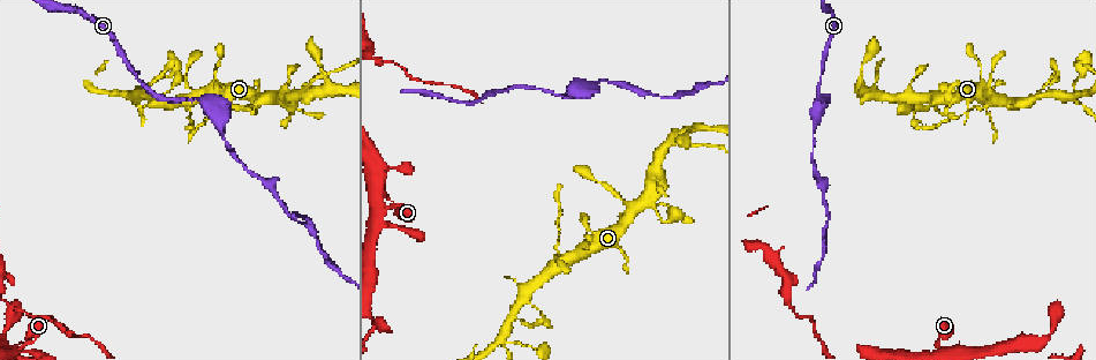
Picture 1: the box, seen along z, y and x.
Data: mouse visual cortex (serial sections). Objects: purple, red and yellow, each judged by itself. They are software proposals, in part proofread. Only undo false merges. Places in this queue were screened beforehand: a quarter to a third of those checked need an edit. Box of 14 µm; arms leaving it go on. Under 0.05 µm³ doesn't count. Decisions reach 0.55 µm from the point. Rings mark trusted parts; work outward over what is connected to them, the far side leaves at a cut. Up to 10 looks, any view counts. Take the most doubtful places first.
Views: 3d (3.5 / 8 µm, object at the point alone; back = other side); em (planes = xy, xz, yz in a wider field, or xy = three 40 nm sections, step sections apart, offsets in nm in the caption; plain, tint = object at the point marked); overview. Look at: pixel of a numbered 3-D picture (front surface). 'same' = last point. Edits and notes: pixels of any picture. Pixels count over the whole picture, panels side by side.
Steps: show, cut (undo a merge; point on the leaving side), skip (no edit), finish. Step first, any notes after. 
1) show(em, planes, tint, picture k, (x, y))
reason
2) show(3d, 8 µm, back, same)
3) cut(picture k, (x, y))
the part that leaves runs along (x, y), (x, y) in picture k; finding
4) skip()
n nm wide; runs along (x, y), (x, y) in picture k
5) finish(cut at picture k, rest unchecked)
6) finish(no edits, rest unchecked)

show(3d, 3.5 µm, picture 1, (812, 139))
narrows sharply

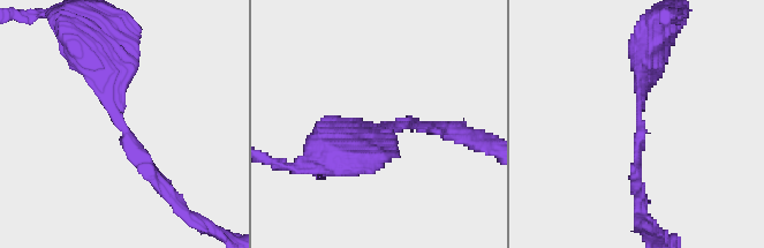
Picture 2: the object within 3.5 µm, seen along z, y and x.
show(em, xy, step 5, tint, picture 2, (639, 115))
arms of 150, 450 nm

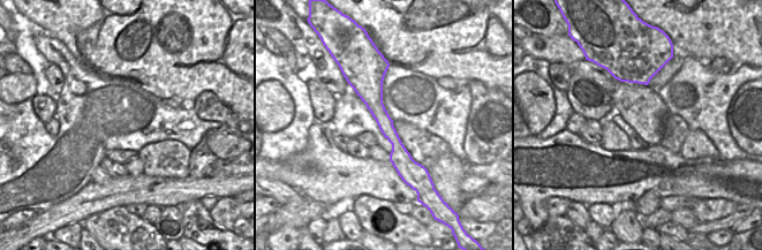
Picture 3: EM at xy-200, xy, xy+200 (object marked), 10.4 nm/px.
skip()
runs along (87, 45), (153, 180) in picture 2; continuous, no second cell

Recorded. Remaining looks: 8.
show(3d, 3.5 µm, back, picture 1, (830, 213))
sharp bend

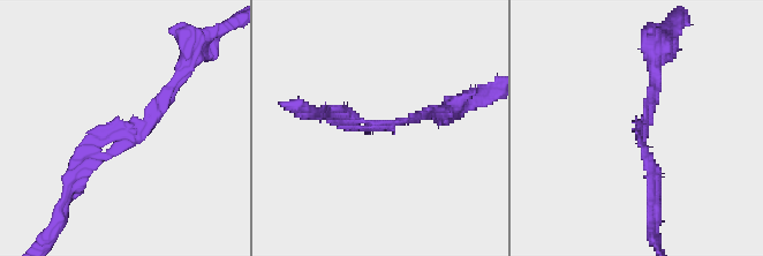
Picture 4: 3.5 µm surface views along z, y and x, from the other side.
show(em, planes, tint, picture 4, (365, 128))
arms of 150, 150 nm

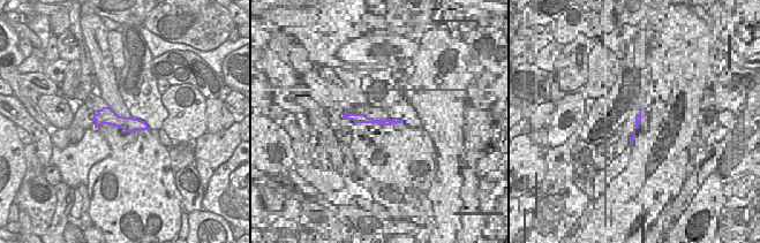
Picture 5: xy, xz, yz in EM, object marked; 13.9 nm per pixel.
skip()
runs along (96, 116), (144, 127) in picture 5; all the same cell

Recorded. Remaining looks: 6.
show(3d, 8 µm, picture 1, (502, 339))
calibre changes

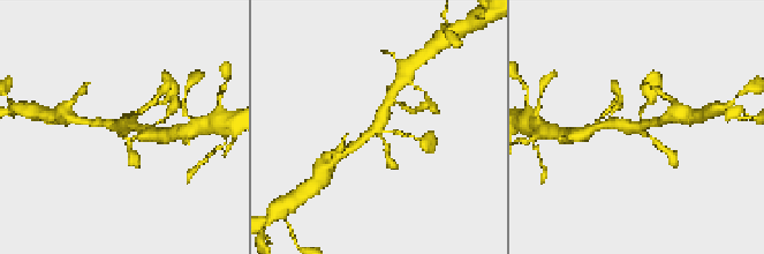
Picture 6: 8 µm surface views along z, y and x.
show(3d, 3.5 µm, picture 6, (637, 128))
closer look

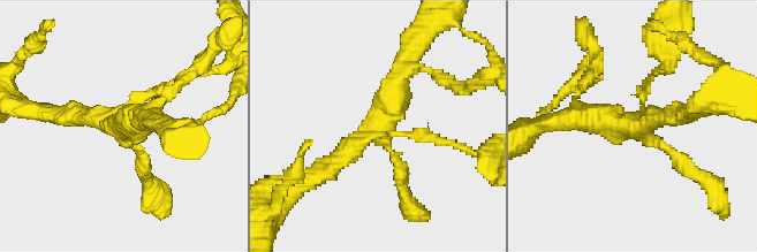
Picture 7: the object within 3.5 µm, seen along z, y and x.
show(em, xy, step 5, tint, picture 7, (385, 123))
4 arms; arms of 150, 150, 300, 300 nm

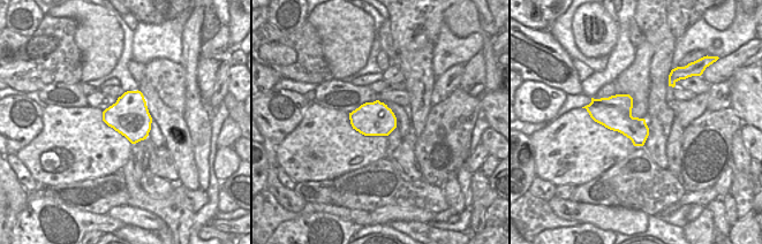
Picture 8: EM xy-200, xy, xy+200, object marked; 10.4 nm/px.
skip()
runs along (564, 117), (631, 124), (646, 82) in picture 7; all the same cell

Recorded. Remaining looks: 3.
show(3d, 8 µm, picture 1, (539, 310))
sudden change in width

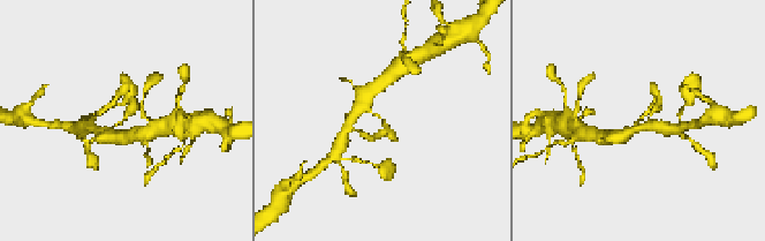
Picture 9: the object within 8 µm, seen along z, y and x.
show(3d, 3.5 µm, picture 9, (639, 119))
closer look

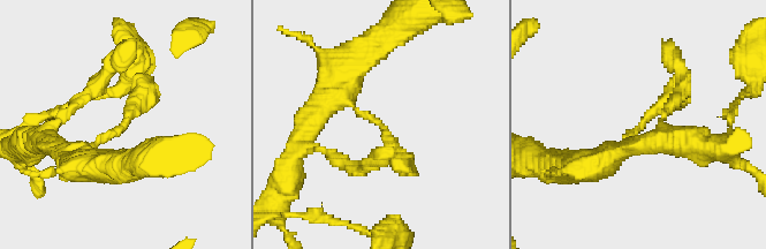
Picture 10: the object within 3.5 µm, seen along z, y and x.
show(em, xy, step 3, tint, picture 10, (638, 125))

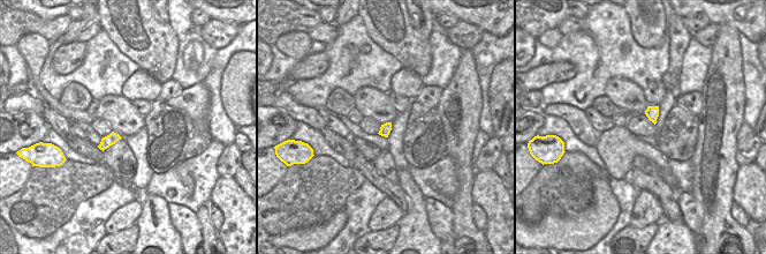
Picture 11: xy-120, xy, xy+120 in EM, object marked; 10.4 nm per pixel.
skip()
runs along (594, 165), (668, 102), (683, 76) in picture 10; continuous, no second cell

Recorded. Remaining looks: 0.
finish(no edits, rest unchecked)

